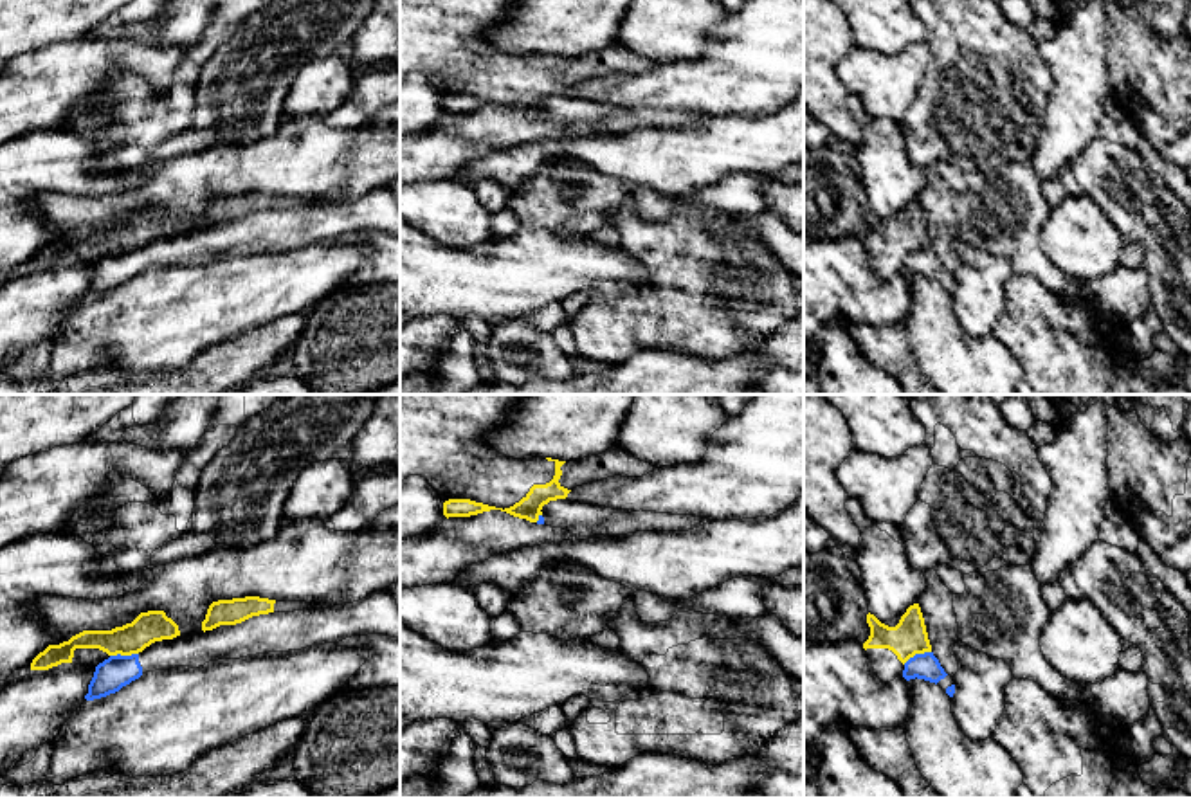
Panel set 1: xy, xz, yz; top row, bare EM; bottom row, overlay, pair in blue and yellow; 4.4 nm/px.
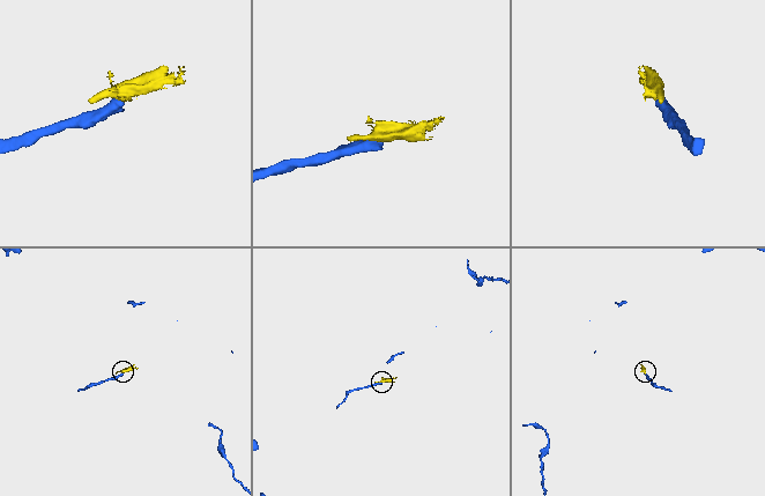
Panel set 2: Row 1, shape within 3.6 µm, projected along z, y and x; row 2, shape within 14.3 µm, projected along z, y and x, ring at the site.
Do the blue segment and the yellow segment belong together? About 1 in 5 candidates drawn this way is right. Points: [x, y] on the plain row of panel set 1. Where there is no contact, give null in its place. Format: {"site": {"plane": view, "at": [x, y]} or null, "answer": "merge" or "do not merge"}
{"site": {"plane": "xy", "at": [123, 253]}, "answer": "do not merge"}

